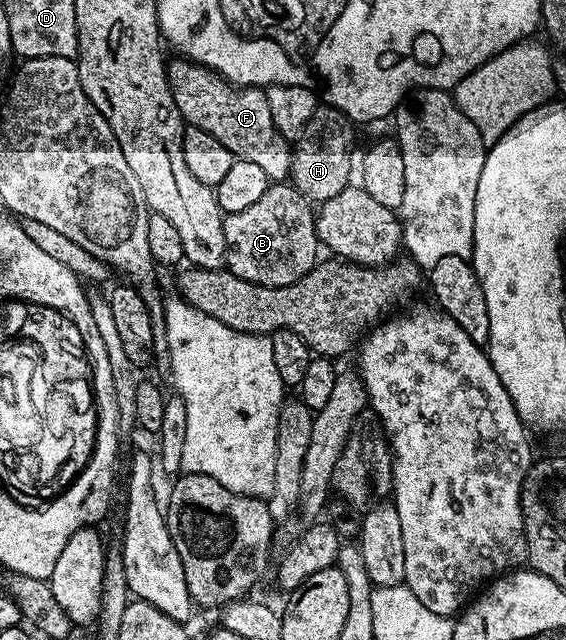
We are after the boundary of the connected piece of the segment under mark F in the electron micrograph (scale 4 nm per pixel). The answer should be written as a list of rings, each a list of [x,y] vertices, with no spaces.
[[[176,58],[168,64],[167,77],[170,81],[171,91],[174,92],[174,104],[177,105],[184,122],[188,126],[205,130],[220,141],[221,145],[229,149],[235,158],[250,161],[264,170],[268,180],[284,182],[291,172],[292,146],[286,134],[279,131],[269,107],[268,97],[262,88],[245,87],[235,88],[226,78],[216,71],[199,64],[191,64],[184,58]]]

